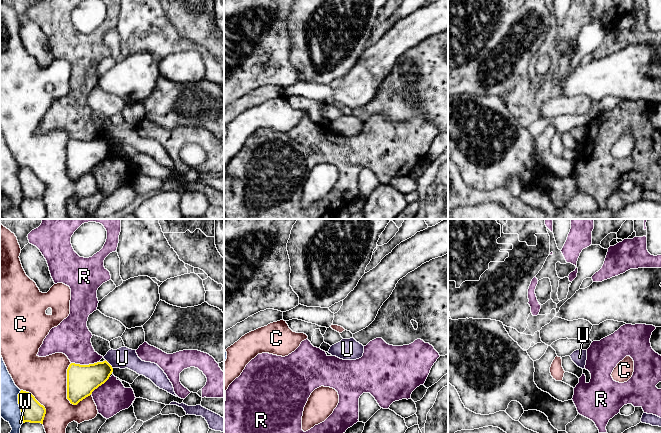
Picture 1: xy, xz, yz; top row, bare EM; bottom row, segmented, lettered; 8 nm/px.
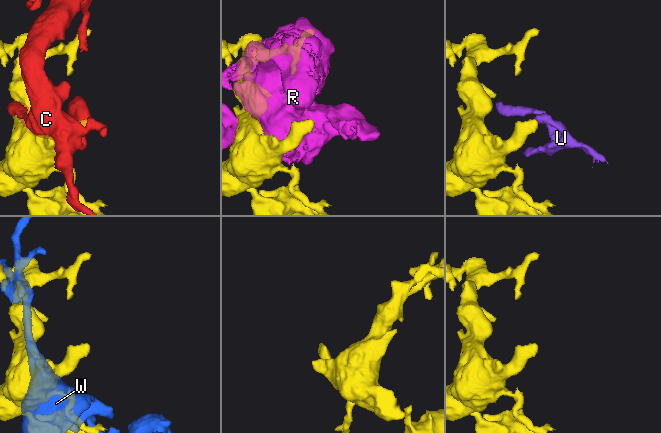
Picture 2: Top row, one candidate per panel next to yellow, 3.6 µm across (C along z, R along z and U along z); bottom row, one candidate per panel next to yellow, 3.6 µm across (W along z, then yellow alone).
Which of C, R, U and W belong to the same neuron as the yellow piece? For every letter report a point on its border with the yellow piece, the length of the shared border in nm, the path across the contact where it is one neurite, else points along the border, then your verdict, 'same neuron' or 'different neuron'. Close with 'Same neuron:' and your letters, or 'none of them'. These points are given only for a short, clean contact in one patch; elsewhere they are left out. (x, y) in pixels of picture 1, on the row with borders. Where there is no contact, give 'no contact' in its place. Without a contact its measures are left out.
C: contact xy (67, 386); length 340 nm; different neuron
R: contact xy (85, 365); length 240 nm; different neuron
U: contact xy (109, 364); length 100 nm; border xy (105, 359), (112, 368); different neuron
W: contact xy (19, 406); length 260 nm; different neuron
Same neuron: none of them

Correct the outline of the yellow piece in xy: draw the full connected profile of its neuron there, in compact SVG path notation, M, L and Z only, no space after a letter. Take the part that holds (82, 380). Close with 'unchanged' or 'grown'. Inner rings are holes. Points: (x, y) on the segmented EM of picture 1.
M106 360L89 365L71 363L67 369L67 399L77 405L104 384L112 372Z; unchanged

